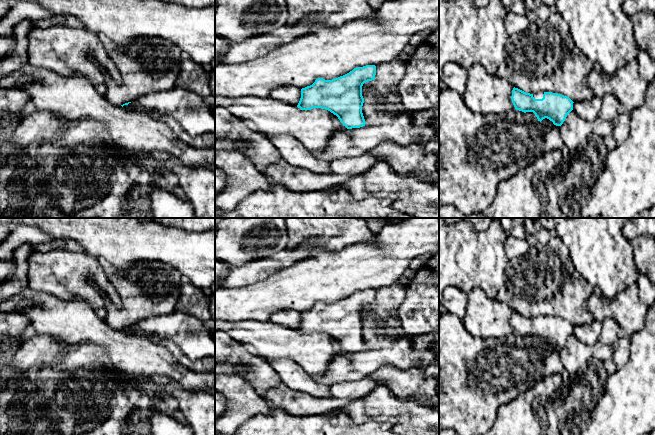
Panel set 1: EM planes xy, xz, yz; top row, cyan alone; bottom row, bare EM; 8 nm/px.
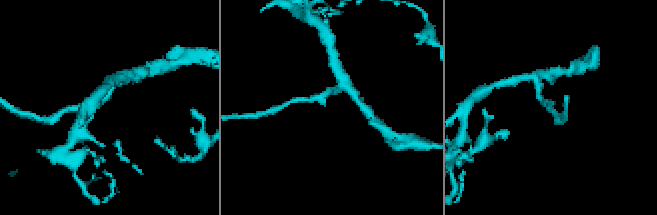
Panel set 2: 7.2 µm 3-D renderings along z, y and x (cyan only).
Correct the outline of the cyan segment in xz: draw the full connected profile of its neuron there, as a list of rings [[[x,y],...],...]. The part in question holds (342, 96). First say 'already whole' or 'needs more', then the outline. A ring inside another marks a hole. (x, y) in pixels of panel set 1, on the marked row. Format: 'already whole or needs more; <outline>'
already whole; [[[366,65],[354,68],[349,73],[332,80],[318,78],[312,85],[301,89],[301,98],[297,107],[301,110],[326,109],[336,115],[347,129],[363,127],[366,122],[362,113],[364,103],[362,86],[364,83],[374,80],[375,75],[376,66]]]

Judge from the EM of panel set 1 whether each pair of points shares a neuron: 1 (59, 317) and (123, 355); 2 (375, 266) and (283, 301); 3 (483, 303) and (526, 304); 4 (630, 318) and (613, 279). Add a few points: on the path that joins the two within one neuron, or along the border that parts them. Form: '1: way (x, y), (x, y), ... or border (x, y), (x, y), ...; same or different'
1: way (75, 323), (100, 333), (107, 339); same
2: way (352, 269), (335, 276), (314, 279), (306, 283); same
3: border (505, 301), (514, 310); different
4: border (635, 282), (609, 298); different

